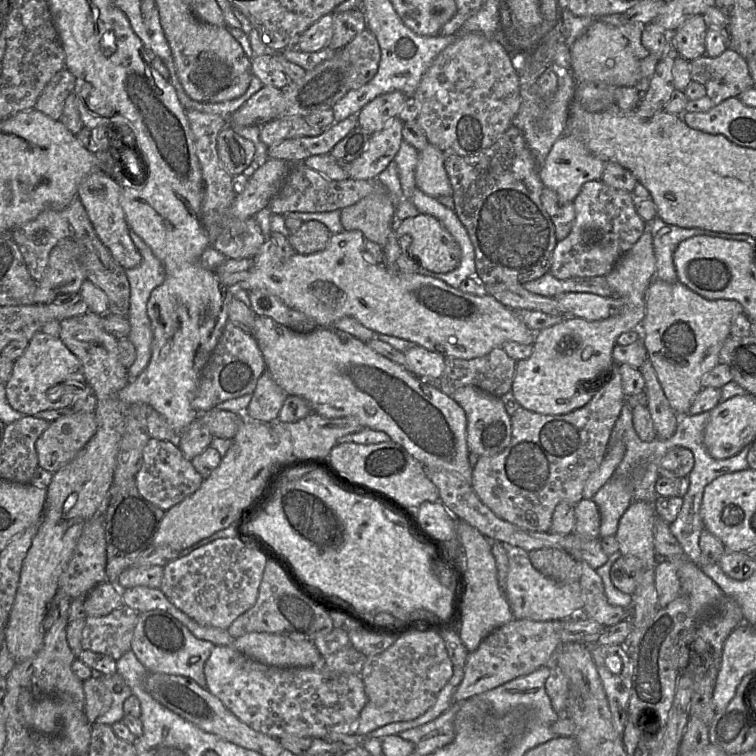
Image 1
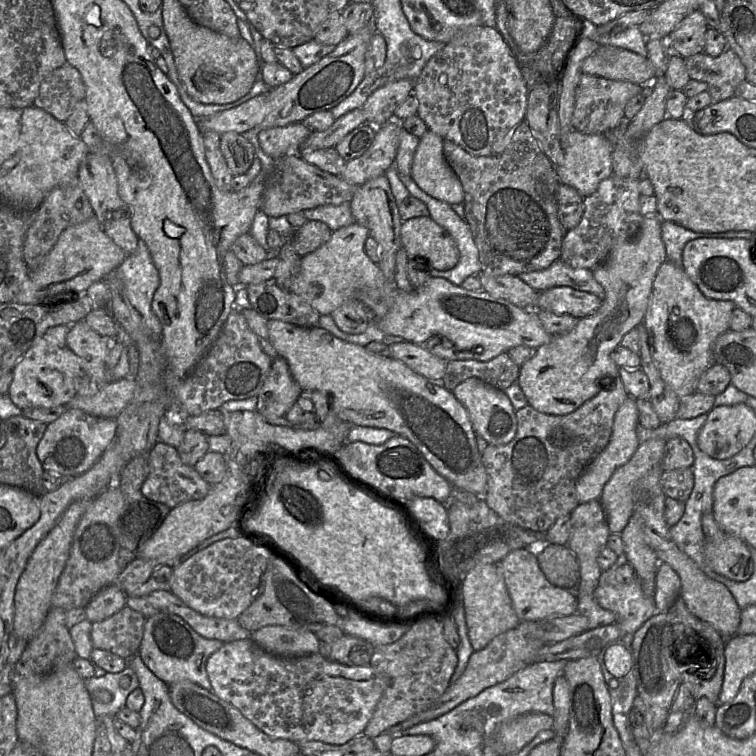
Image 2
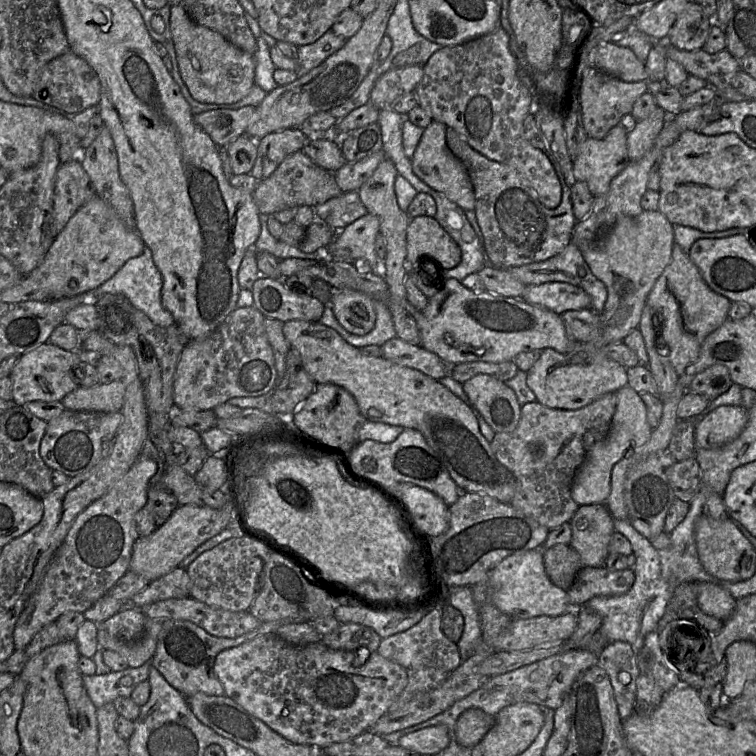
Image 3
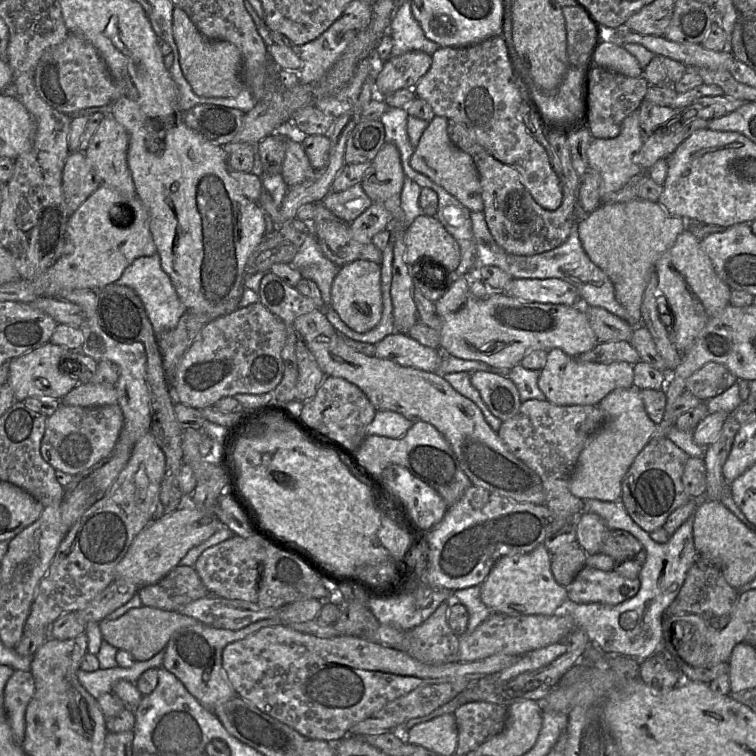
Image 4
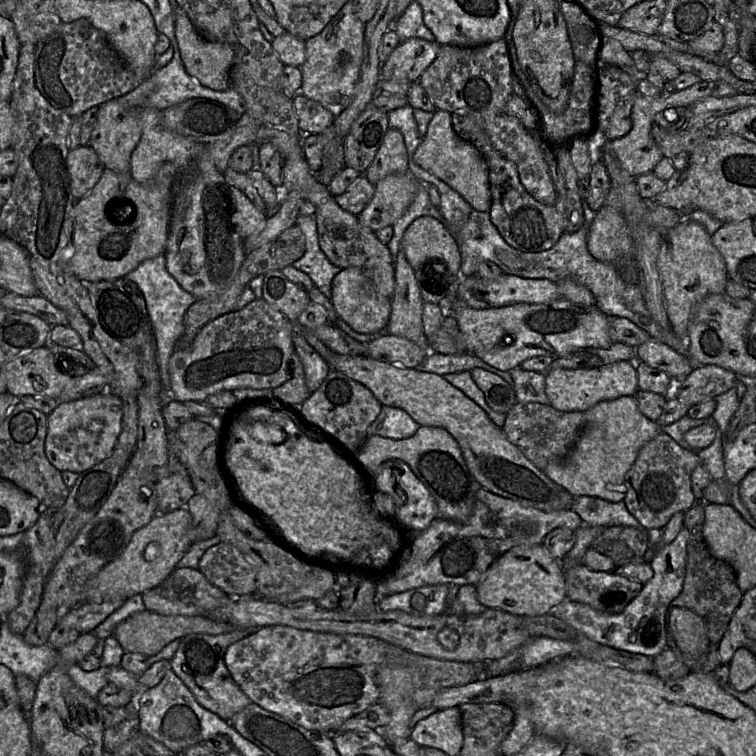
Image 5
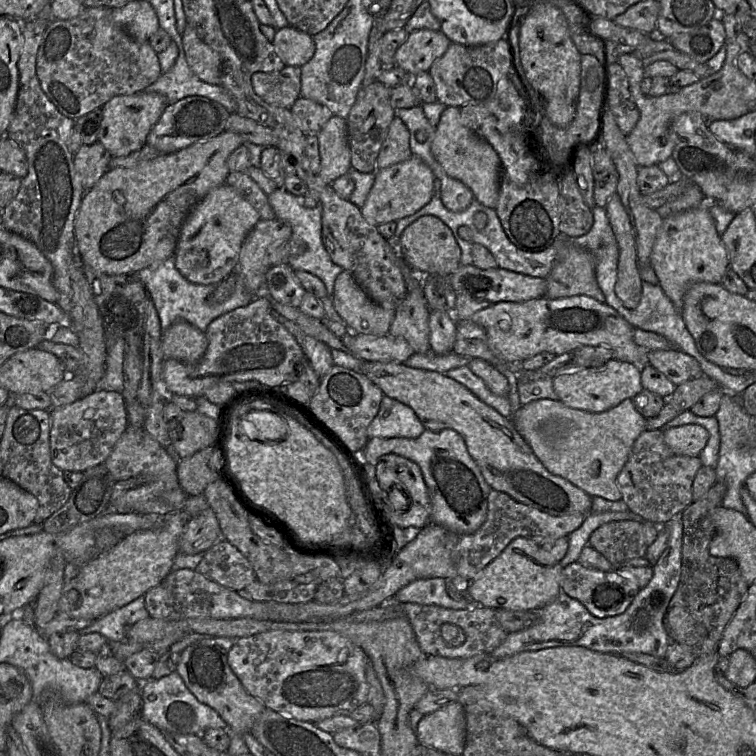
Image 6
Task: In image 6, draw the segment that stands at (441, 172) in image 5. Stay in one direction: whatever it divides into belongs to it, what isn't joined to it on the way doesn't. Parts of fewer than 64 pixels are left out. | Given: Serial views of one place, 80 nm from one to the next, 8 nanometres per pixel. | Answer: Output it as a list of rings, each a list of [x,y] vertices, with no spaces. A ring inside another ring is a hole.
[[[447,106],[441,113],[431,143],[431,153],[447,175],[467,185],[481,204],[495,209],[501,177],[500,157],[489,142],[460,122],[459,107]]]

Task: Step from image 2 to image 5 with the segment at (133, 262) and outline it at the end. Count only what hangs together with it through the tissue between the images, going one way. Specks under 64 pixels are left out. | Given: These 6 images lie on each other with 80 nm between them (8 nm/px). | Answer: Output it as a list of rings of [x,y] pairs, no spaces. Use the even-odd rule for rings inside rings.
[[[163,254],[144,260],[137,268],[126,274],[125,277],[135,282],[144,295],[156,340],[156,363],[162,385],[166,391],[167,400],[172,398],[170,395],[170,375],[168,370],[169,359],[182,340],[184,333],[183,318],[189,306],[196,301],[196,298],[185,291],[167,271]]]

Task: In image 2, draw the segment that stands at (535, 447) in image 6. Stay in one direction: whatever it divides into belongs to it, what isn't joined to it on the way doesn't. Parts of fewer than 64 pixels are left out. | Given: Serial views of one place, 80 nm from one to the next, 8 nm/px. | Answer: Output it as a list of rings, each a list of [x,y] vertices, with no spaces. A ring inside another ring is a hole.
[[[628,396],[616,412],[608,445],[588,464],[576,482],[576,497],[579,503],[599,500],[602,490],[612,474],[635,454],[640,445],[637,437],[638,425],[639,415],[636,399]]]

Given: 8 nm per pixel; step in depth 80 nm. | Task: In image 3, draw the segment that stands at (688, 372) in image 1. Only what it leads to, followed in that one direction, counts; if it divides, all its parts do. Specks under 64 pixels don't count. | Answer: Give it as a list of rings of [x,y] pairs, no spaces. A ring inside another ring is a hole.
[[[674,244],[671,262],[648,295],[647,306],[653,310],[657,352],[668,357],[678,376],[697,360],[705,338],[729,318],[731,303],[707,285],[689,253]]]

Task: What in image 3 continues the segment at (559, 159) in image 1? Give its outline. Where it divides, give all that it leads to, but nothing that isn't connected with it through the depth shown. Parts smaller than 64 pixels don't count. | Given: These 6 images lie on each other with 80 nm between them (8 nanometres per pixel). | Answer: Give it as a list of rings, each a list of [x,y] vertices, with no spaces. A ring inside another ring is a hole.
[[[624,123],[613,127],[603,139],[588,137],[573,157],[573,176],[576,181],[588,184],[594,197],[608,192],[611,181],[629,163],[627,150],[627,136],[629,130]]]

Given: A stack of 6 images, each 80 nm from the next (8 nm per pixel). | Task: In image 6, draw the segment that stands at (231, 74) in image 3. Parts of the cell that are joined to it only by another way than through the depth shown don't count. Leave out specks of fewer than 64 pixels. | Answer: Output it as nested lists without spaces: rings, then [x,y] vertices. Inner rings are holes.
[[[189,24],[186,25],[181,38],[186,61],[193,73],[208,84],[220,85],[221,59],[219,54],[205,44]]]

